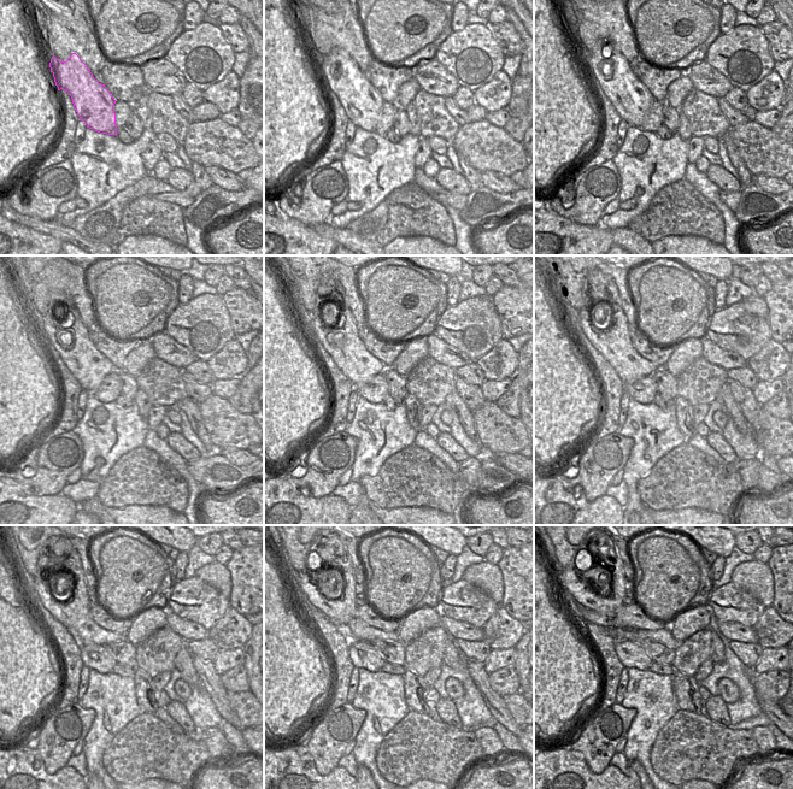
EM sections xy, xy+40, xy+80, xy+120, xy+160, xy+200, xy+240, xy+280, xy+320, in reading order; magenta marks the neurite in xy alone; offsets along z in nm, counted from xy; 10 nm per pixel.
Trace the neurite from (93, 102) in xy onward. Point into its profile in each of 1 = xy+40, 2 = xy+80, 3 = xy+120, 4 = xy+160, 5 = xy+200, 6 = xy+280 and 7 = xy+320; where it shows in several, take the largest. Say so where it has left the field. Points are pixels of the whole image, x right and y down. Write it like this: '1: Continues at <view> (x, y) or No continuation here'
1: Continues at xy+40 (362, 102)
2: Continues at xy+80 (632, 99)
3: Continues at xy+120 (88, 365)
4: Continues at xy+160 (340, 340)
5: Continues at xy+200 (611, 339)
6: Continues at xy+280 (339, 605)
7: Continues at xy+320 (603, 595).

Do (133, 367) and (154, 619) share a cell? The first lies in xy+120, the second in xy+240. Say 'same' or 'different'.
same

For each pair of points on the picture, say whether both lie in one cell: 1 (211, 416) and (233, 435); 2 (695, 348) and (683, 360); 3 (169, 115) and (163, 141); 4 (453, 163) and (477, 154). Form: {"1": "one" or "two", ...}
{"1": "one", "2": "one", "3": "two", "4": "two"}

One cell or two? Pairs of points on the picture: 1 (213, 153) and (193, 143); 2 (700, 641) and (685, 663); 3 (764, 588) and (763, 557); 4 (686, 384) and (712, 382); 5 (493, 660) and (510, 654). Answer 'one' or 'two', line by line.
1: one
2: one
3: two
4: one
5: one

